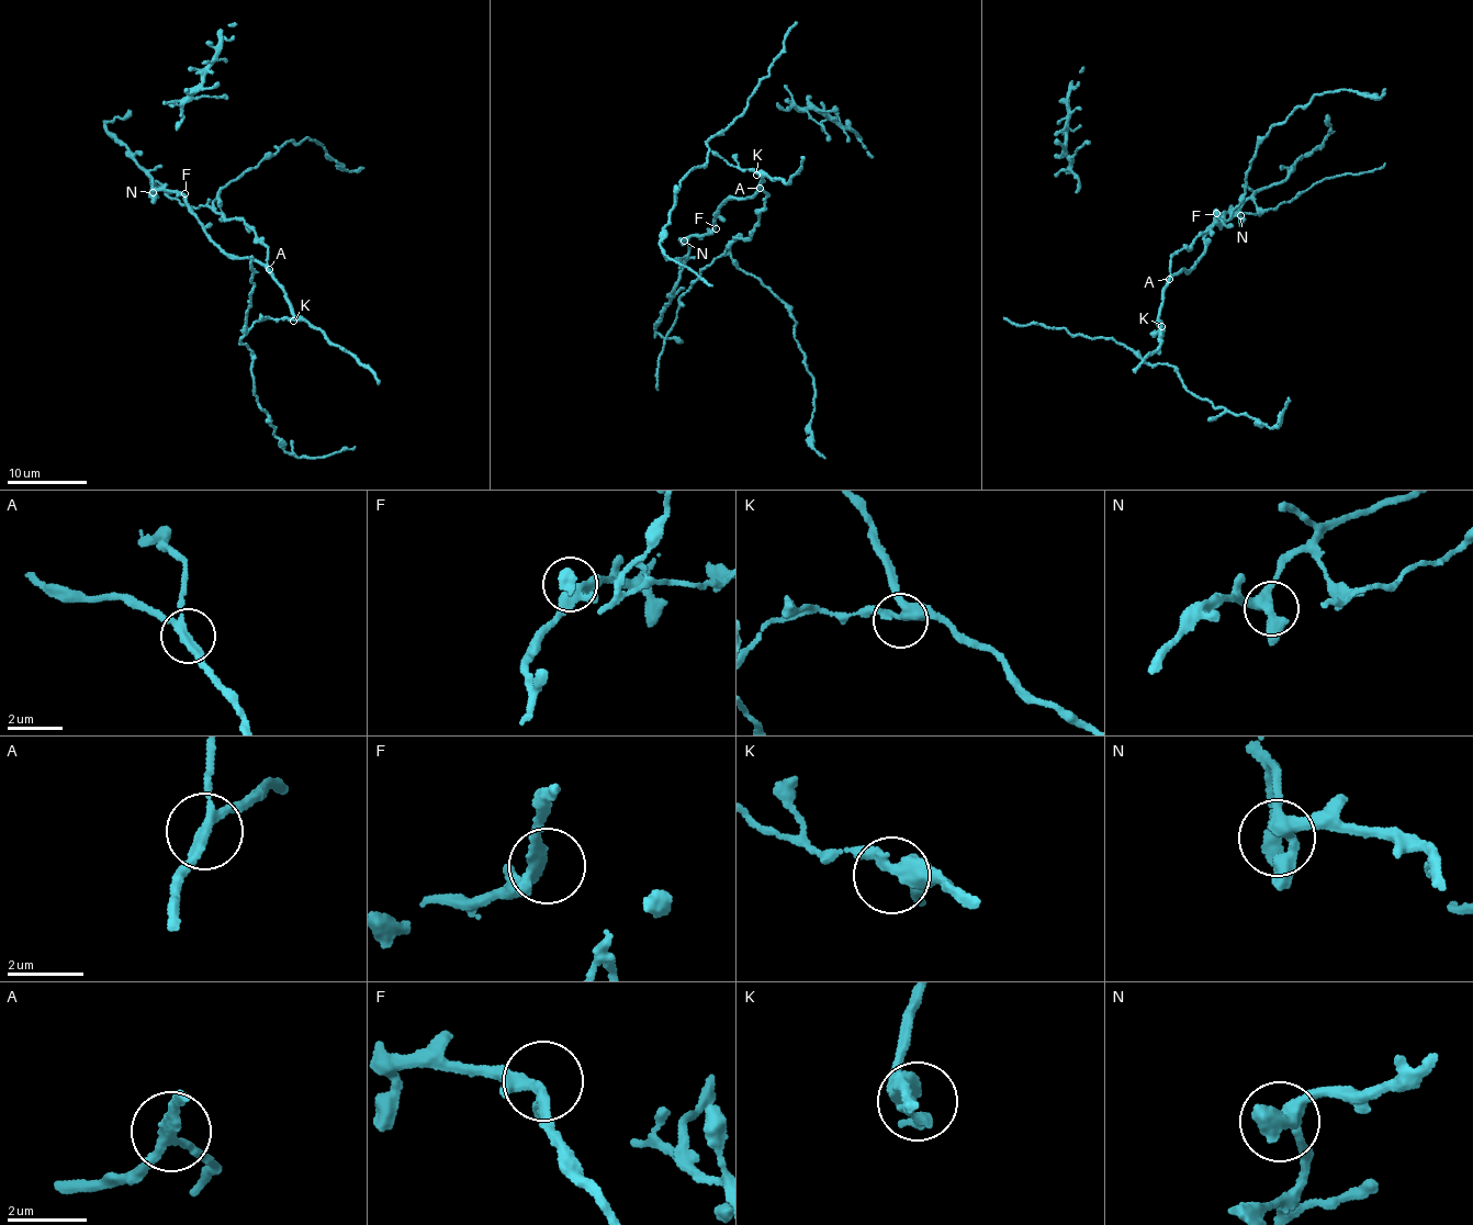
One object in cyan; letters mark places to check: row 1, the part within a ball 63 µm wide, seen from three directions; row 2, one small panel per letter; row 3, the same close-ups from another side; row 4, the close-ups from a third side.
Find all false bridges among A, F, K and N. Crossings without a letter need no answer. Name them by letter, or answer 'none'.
A

